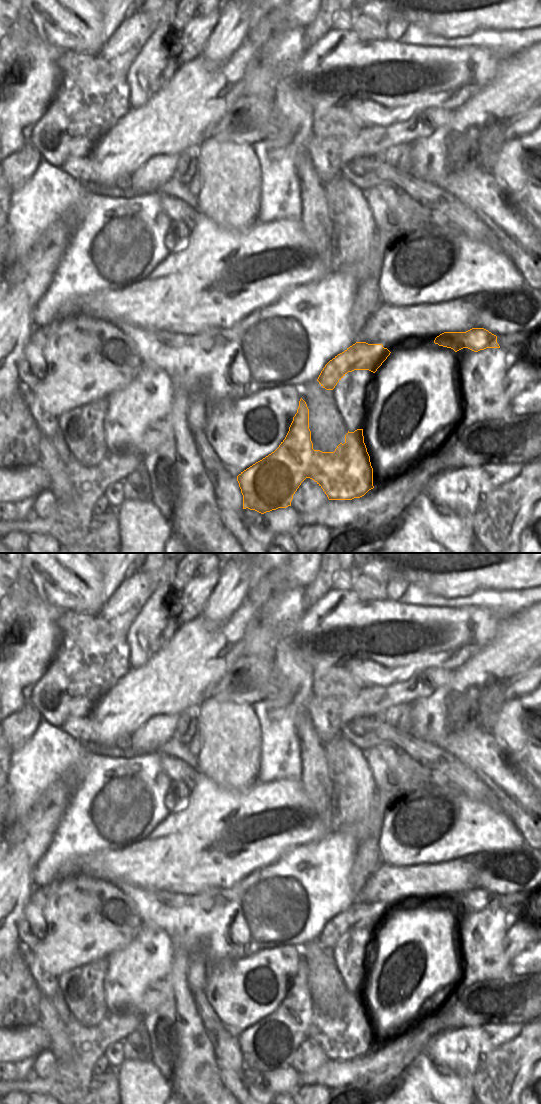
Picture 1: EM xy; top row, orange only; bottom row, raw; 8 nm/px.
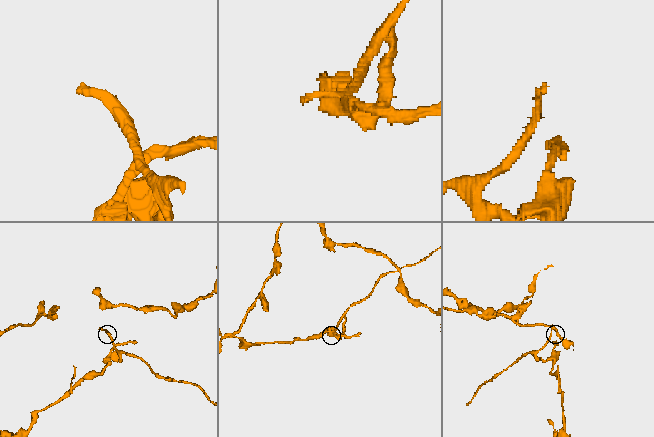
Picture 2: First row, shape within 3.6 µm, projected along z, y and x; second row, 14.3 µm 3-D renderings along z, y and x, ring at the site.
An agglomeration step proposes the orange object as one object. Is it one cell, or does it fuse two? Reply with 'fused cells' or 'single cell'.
fused cells

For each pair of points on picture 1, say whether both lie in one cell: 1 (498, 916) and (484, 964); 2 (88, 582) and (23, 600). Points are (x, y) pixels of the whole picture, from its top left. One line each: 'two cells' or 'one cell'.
1: one cell
2: two cells

